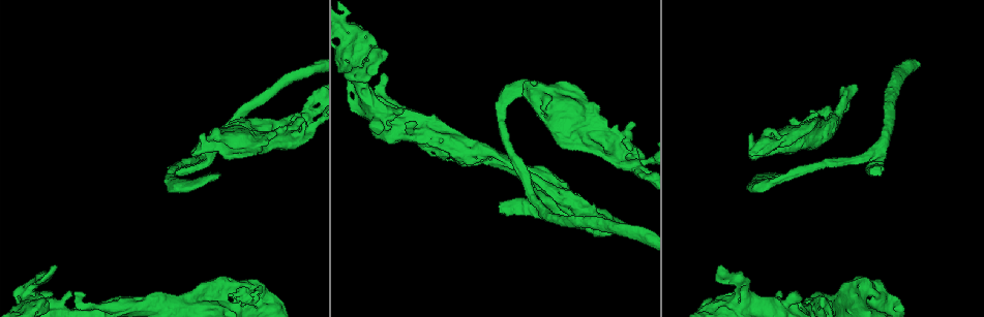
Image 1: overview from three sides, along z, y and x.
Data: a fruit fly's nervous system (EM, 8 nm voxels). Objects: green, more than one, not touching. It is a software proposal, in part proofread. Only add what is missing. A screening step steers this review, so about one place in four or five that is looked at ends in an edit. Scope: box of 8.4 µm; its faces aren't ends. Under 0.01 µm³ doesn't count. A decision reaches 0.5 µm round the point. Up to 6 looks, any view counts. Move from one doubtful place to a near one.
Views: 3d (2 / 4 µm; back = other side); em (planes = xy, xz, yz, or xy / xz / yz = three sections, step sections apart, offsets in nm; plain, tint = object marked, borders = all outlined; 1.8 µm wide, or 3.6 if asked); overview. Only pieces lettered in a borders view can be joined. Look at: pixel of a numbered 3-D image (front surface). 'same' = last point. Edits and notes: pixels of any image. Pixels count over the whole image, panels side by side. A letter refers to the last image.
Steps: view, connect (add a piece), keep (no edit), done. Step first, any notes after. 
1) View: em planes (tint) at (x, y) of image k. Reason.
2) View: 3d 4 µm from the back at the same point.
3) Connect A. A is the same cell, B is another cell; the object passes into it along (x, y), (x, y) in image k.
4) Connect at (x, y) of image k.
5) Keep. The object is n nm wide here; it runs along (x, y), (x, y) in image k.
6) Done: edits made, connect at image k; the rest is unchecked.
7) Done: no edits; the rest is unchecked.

View: 3d 4 µm at (751, 156) of image 1. Stops while still wide.

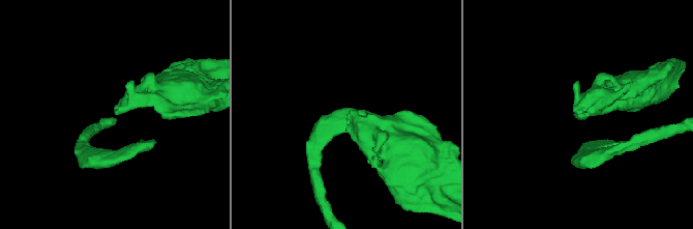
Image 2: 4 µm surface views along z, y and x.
View: em planes (tint) at (116, 113) of image 2. Shape alone is not enough.

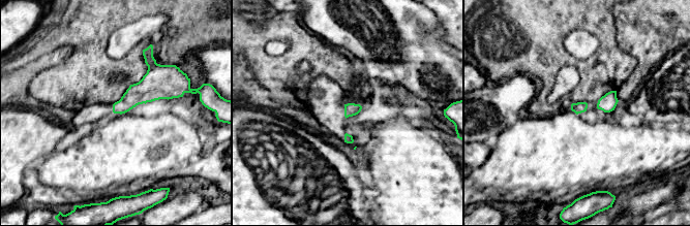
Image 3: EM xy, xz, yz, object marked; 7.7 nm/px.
View: em planes (borders) at the same point. See the neighbours.

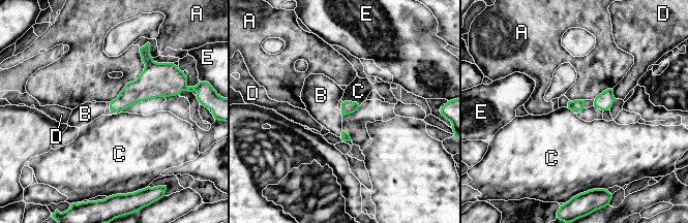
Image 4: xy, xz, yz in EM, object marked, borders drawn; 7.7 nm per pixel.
Connect B. B is the same cell, A, C, D and E are other cells; the object passes into it along (348, 107), (341, 114), (321, 95) in image 4; the cell continues.

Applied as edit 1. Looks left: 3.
View: em yz step 16 (borders) at (832, 304) of image 1. Thick end.

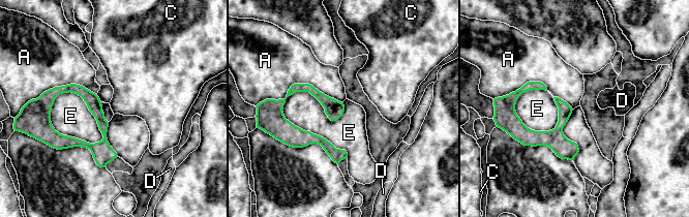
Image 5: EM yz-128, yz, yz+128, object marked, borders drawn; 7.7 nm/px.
View: em xy step 8 (borders) at the same point. Cut it another way.

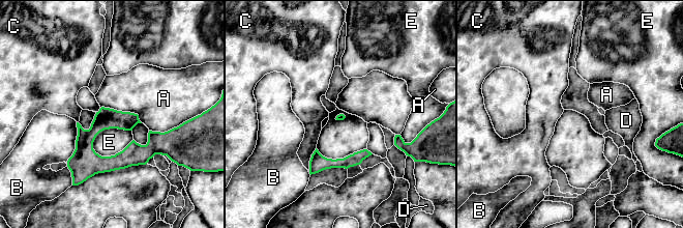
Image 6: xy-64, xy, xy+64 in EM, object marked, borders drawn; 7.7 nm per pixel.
Keep. A, B, C, D and E are other cells; none of them fits.

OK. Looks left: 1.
Done: edits made, connect at image 4; the rest is unchecked.

